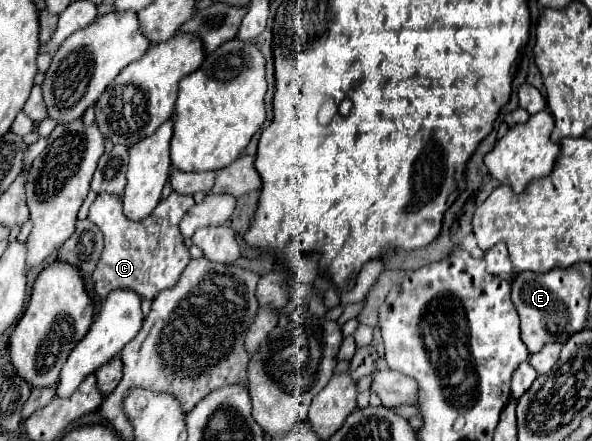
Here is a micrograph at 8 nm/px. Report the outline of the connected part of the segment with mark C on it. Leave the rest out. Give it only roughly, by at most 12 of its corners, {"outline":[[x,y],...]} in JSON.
{"outline":[[173,191],[131,221],[119,197],[97,195],[103,233],[93,271],[99,301],[171,289],[191,259],[179,221],[195,205]]}

